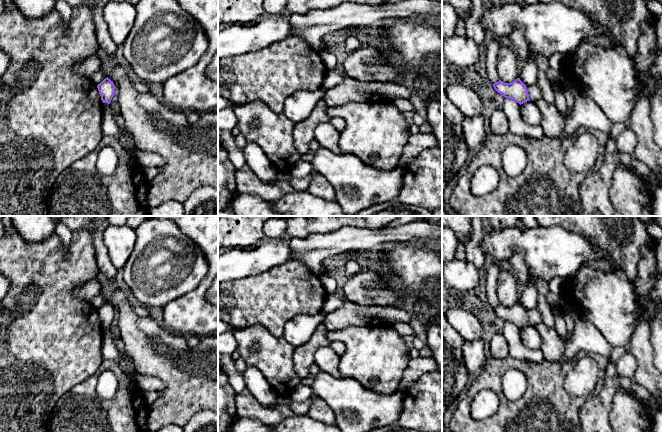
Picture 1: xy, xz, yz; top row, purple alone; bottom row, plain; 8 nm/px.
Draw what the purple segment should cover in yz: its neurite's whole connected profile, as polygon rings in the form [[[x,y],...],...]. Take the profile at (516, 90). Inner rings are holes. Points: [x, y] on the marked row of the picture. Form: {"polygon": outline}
{"polygon": [[[520,78],[515,79],[511,83],[505,83],[499,80],[492,85],[498,93],[502,94],[505,98],[514,100],[520,105],[529,101],[527,87]]]}

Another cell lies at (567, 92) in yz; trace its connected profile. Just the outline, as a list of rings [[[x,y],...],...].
[[[564,84],[562,85],[562,91],[565,95],[565,99],[566,99],[566,103],[567,103],[567,107],[568,107],[566,115],[569,118],[572,115],[572,112],[573,112],[574,97],[573,97],[571,90]]]

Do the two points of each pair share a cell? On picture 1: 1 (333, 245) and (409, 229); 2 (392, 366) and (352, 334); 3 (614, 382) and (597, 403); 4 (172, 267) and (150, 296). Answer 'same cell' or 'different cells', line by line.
1: same cell
2: same cell
3: same cell
4: same cell

